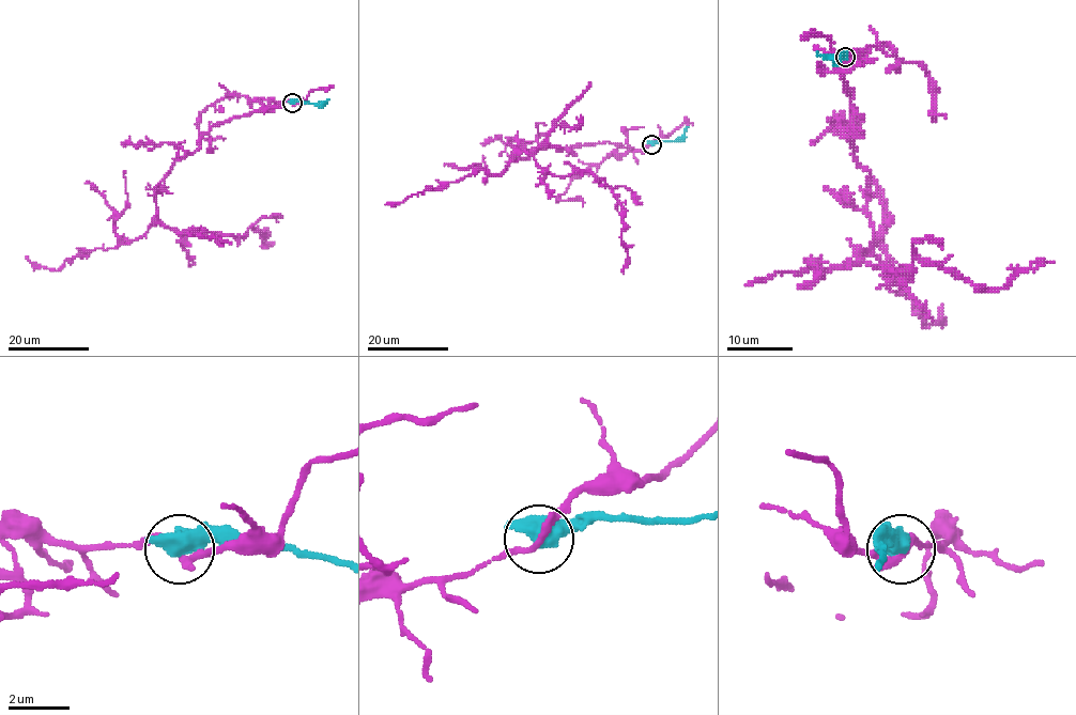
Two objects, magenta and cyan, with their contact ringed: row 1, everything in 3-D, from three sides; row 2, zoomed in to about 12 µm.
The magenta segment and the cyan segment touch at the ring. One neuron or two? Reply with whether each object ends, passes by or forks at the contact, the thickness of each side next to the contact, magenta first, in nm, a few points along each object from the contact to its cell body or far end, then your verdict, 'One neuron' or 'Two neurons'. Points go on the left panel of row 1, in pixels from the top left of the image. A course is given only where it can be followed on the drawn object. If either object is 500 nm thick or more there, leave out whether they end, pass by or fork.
Thickness 220 nm (magenta) against 550 nm. Course of magenta: (292, 103), (215, 123), (154, 188), (153, 221), (173, 230), (242, 236), (251, 226), (261, 246), (263, 230). Course of cyan: (292, 102), (318, 105), (328, 98). Two neurons

